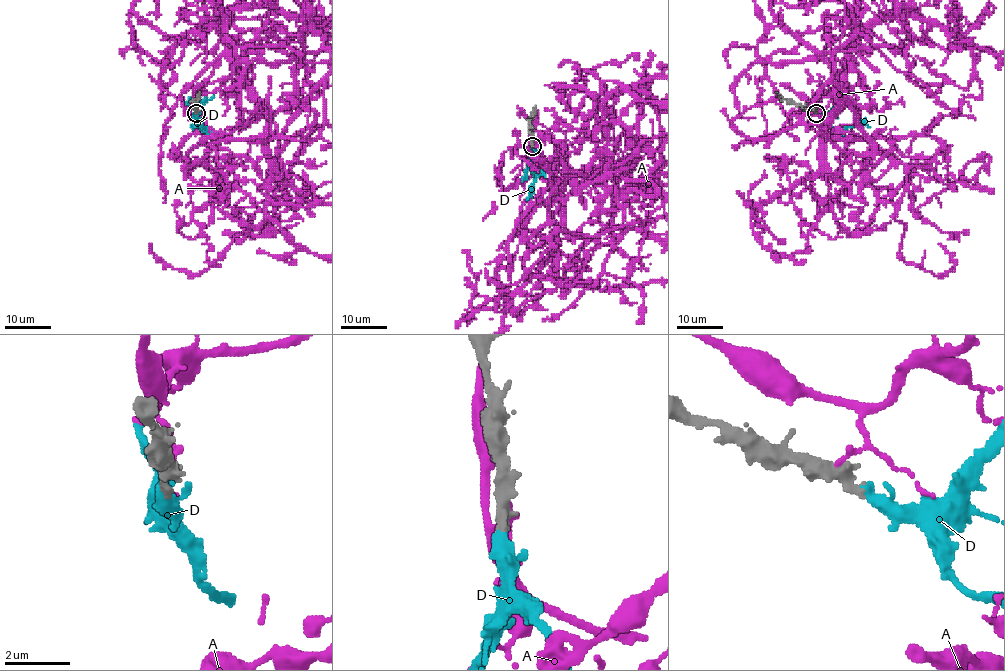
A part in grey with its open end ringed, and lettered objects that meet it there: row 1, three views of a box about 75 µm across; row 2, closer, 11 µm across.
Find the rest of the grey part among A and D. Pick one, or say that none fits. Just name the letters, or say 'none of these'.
D

